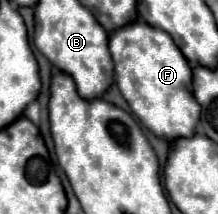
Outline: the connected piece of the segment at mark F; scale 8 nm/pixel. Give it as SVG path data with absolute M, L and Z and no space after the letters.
M136 20L110 36L110 54L116 70L116 84L132 114L158 138L174 142L196 134L202 108L192 94L192 68L178 52L178 46L160 28Z

